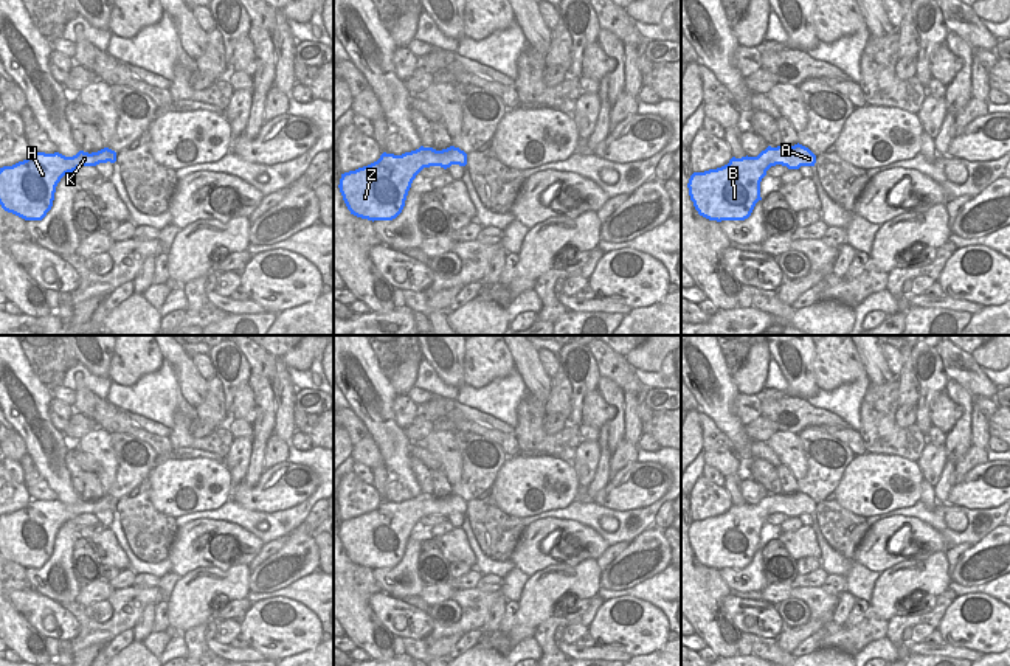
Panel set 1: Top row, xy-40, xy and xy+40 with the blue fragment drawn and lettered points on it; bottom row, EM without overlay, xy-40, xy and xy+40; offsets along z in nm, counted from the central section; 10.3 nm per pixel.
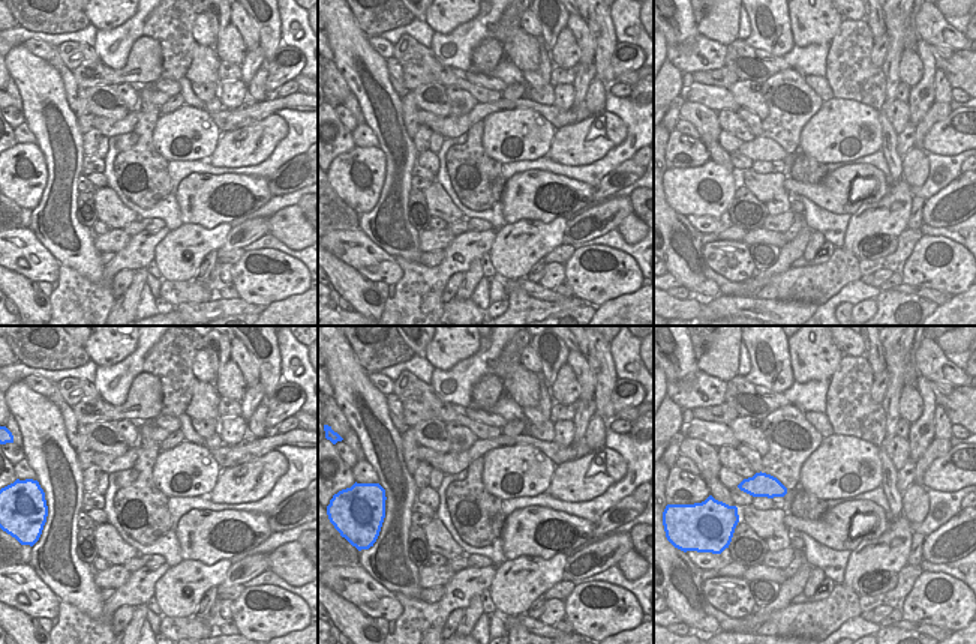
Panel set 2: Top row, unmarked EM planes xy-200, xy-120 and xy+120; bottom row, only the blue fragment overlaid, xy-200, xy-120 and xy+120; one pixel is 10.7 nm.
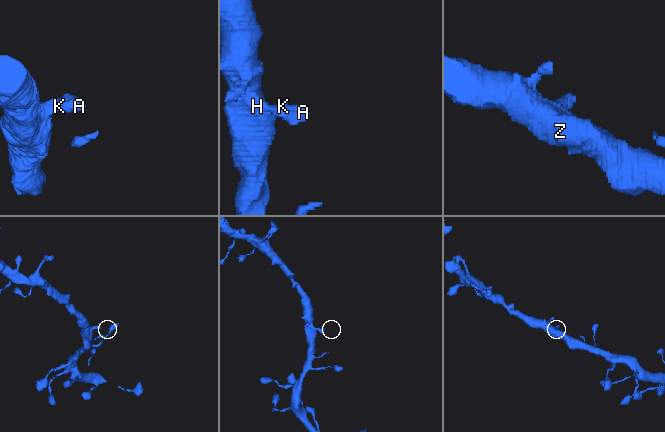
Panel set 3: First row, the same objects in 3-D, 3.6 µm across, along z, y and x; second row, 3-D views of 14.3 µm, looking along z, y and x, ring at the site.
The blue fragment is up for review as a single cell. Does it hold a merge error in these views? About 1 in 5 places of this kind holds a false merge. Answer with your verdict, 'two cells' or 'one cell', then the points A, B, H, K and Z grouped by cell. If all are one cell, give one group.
one cell; groups A B H K Z

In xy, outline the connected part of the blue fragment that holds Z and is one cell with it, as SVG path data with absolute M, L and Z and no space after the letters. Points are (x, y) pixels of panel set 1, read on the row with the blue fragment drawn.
M420 146L402 155L383 152L377 161L341 174L338 188L351 214L372 222L393 220L424 168L451 165L465 166L467 154L455 146L442 151Z

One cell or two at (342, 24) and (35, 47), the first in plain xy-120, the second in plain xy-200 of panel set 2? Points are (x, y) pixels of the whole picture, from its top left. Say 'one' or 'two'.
two

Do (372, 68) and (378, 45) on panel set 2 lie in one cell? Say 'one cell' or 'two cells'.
two cells

